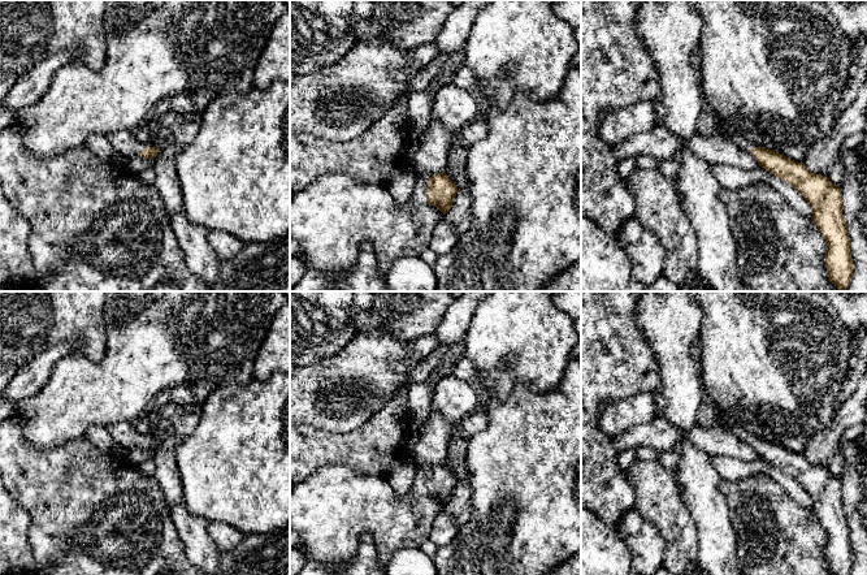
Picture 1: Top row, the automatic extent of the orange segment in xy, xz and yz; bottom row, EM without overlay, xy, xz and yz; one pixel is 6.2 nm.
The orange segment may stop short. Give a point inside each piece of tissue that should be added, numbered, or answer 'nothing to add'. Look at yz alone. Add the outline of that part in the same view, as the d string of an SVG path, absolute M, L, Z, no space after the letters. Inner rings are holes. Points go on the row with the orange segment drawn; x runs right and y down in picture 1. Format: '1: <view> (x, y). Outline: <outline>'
1: yz (745, 145). Outline: M734 134L731 138L741 150L744 150L746 152L750 152L755 147L754 143L751 143L750 140L747 140L746 138L744 138L740 134Z

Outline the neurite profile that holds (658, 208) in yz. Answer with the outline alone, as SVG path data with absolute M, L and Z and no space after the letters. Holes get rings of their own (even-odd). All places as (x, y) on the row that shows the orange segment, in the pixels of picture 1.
M636 168L628 177L627 187L634 198L634 217L641 226L659 238L666 248L663 274L681 286L698 273L697 234L681 206L675 178L663 176L656 168Z

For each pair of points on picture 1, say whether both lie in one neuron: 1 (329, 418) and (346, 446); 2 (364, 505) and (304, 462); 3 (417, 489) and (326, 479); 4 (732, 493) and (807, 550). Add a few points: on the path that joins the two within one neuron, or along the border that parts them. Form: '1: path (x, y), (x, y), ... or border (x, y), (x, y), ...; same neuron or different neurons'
1: border (367, 422), (343, 433), (310, 426); different neurons
2: border (346, 465), (324, 465), (303, 480); different neurons
3: border (410, 492), (427, 494); different neurons
4: path (750, 504), (789, 537); same neuron

